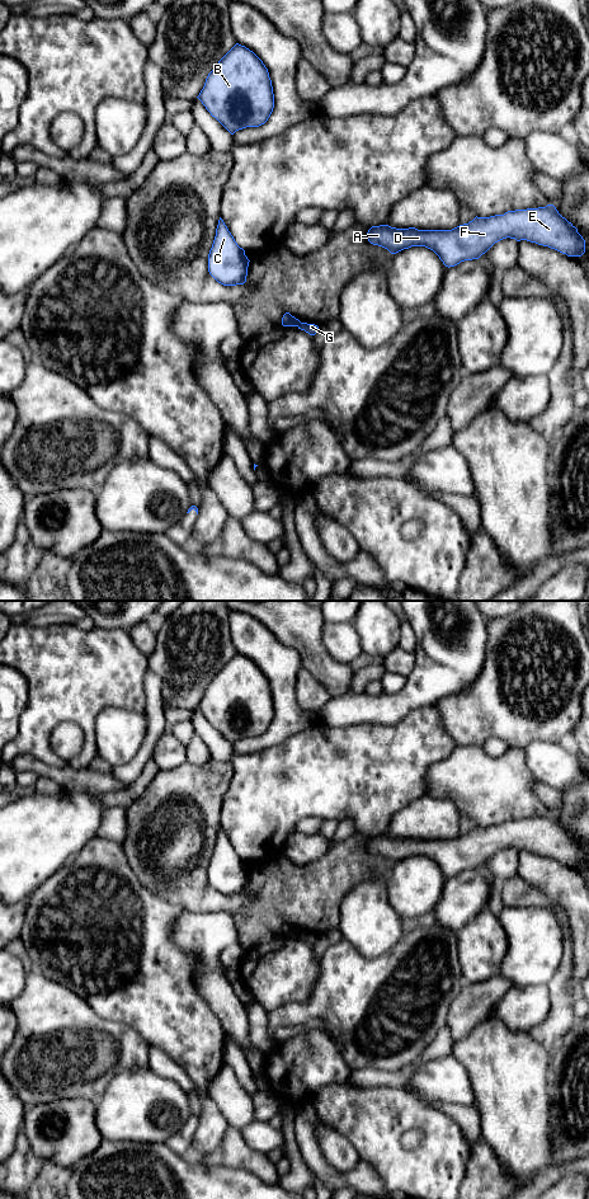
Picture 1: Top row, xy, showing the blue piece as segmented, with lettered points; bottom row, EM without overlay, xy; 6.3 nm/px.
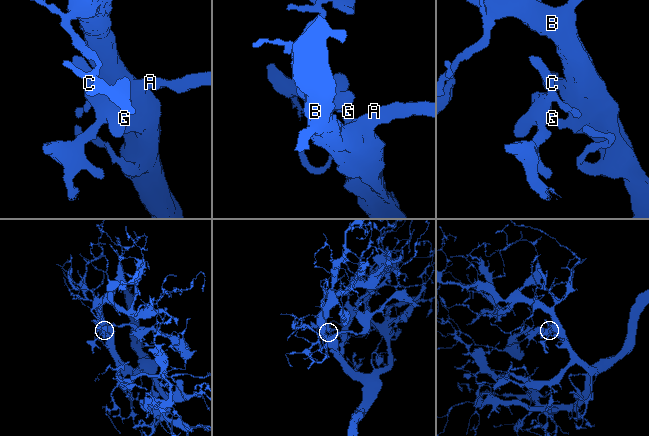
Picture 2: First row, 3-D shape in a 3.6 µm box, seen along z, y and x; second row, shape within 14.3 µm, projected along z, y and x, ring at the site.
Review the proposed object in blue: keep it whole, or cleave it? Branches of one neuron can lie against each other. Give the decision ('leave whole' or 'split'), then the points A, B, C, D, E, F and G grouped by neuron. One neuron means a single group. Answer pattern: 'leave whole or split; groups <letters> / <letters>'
split; groups A B D E F G / C

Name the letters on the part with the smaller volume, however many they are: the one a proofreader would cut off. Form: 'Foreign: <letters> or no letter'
Foreign: C

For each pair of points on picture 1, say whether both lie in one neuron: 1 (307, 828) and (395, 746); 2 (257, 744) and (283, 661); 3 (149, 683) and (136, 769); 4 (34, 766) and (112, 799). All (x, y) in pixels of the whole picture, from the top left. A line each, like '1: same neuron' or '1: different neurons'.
1: different neurons
2: same neuron
3: same neuron
4: different neurons

